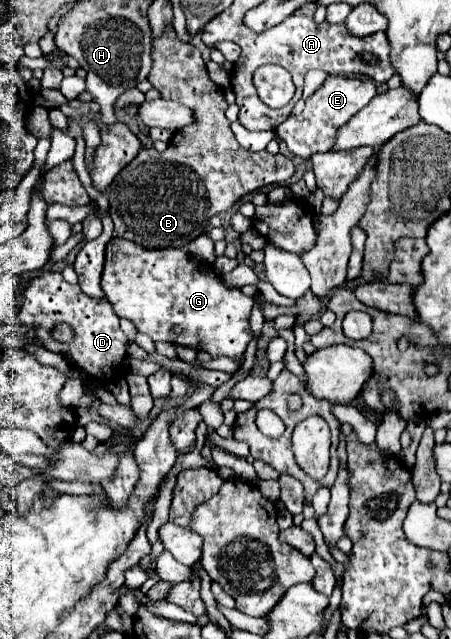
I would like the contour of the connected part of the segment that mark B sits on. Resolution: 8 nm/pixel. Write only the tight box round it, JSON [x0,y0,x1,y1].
[110,28,296,248]

